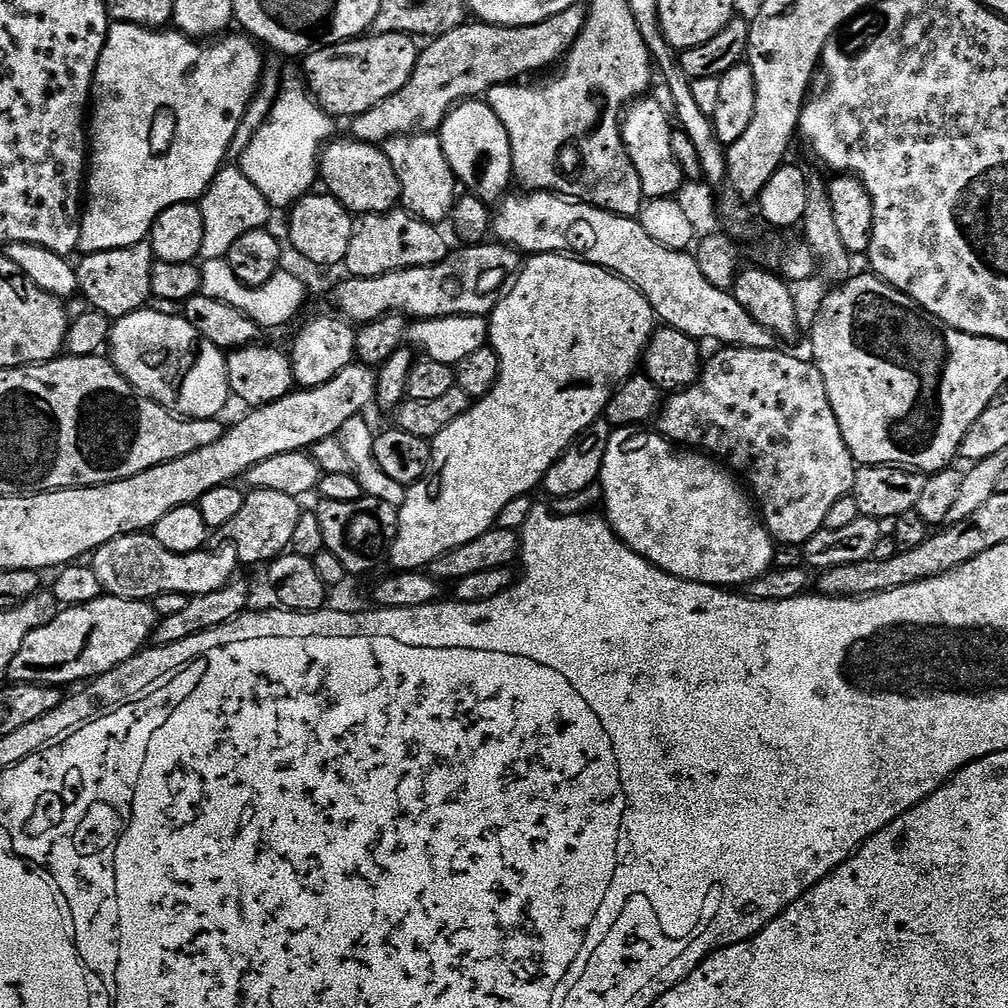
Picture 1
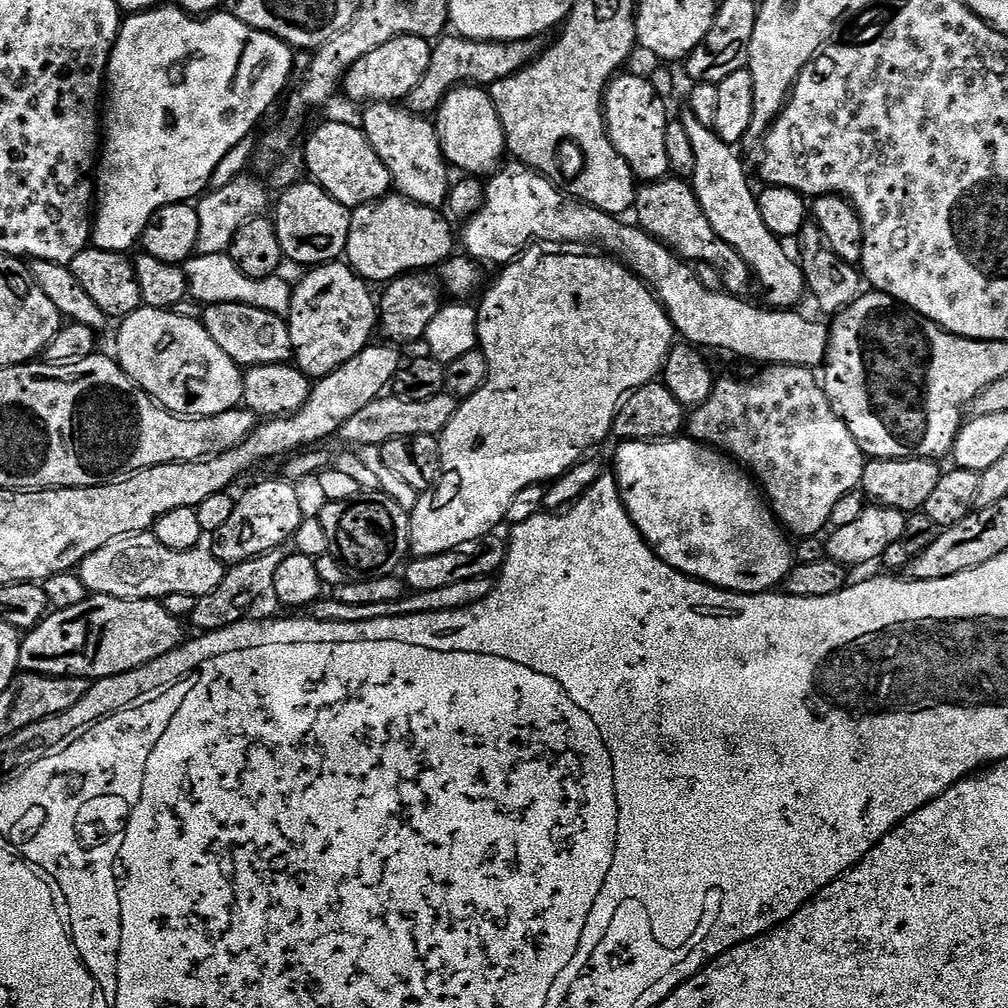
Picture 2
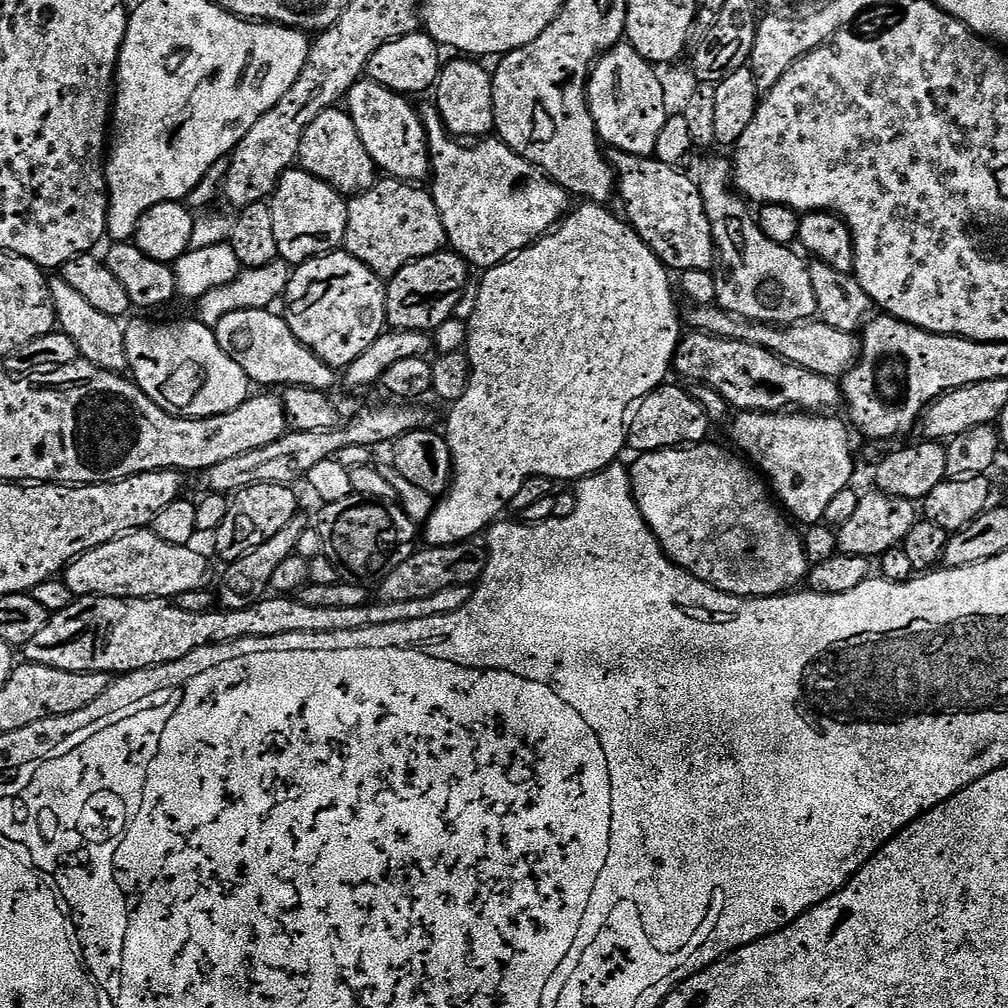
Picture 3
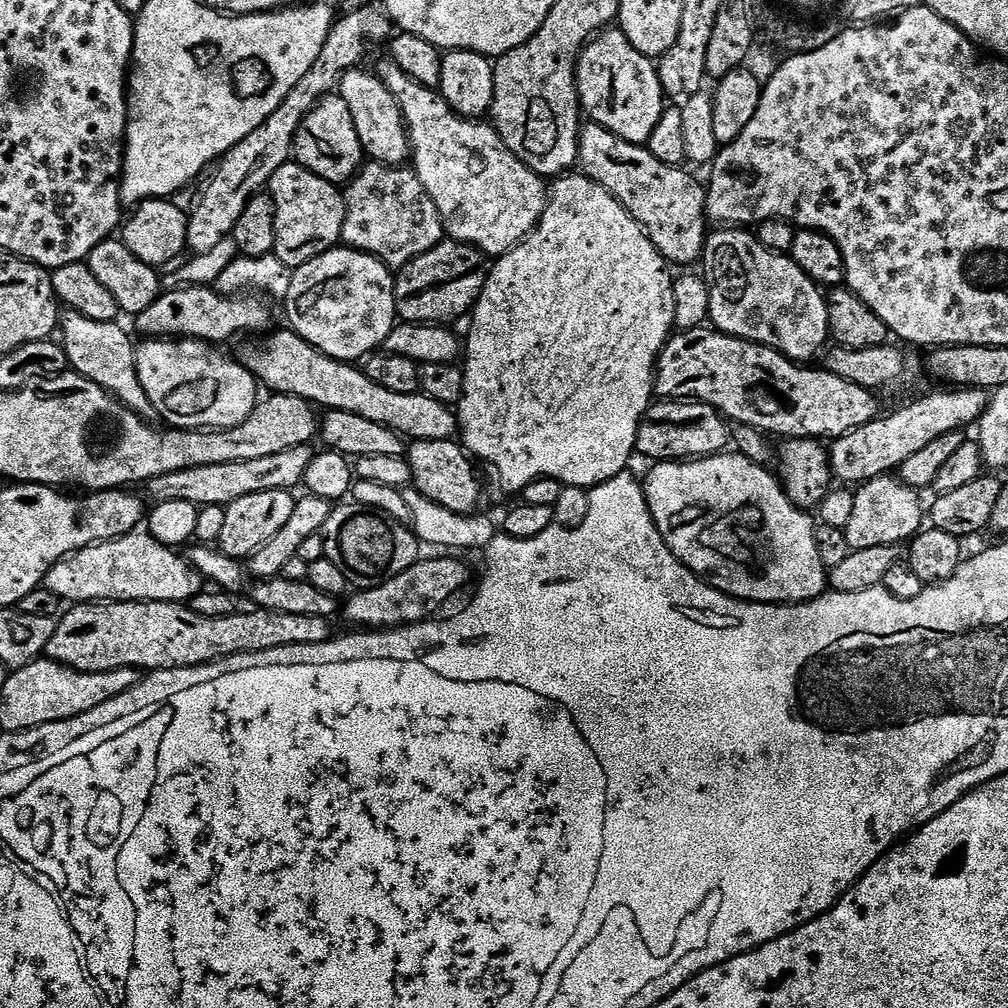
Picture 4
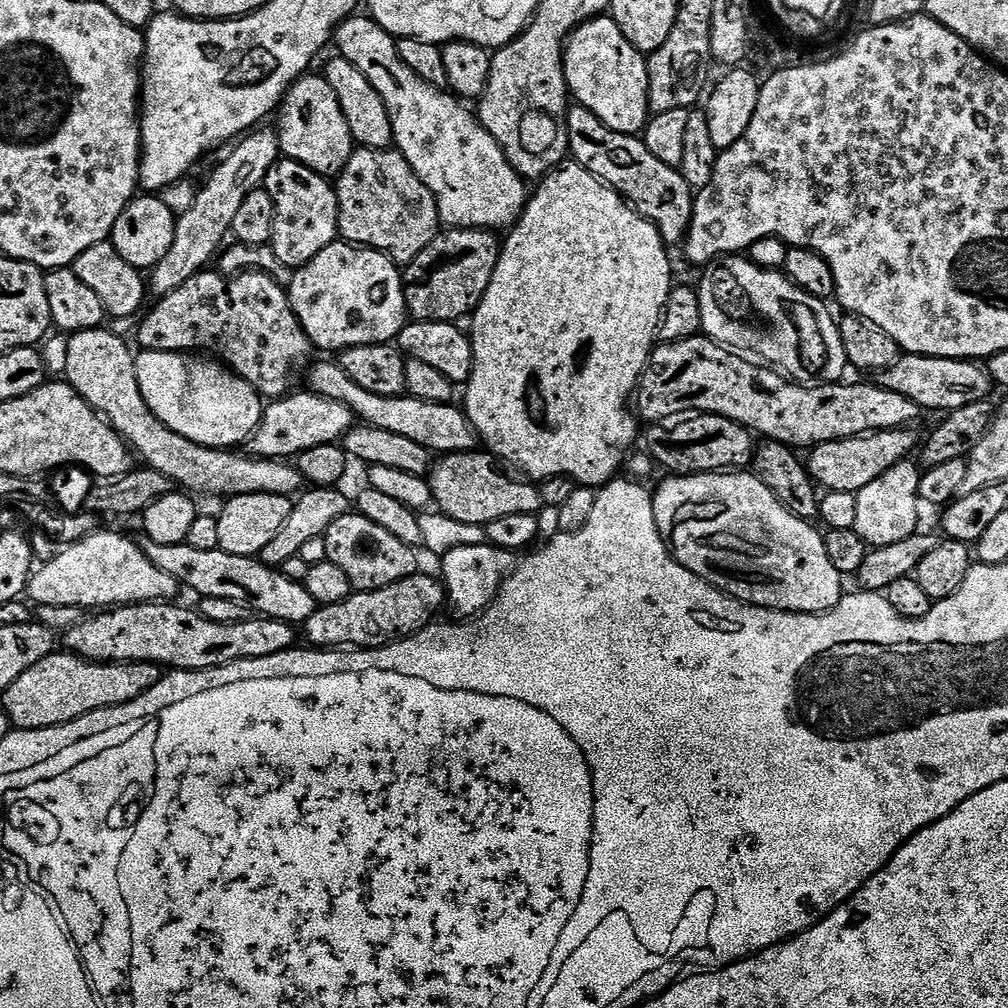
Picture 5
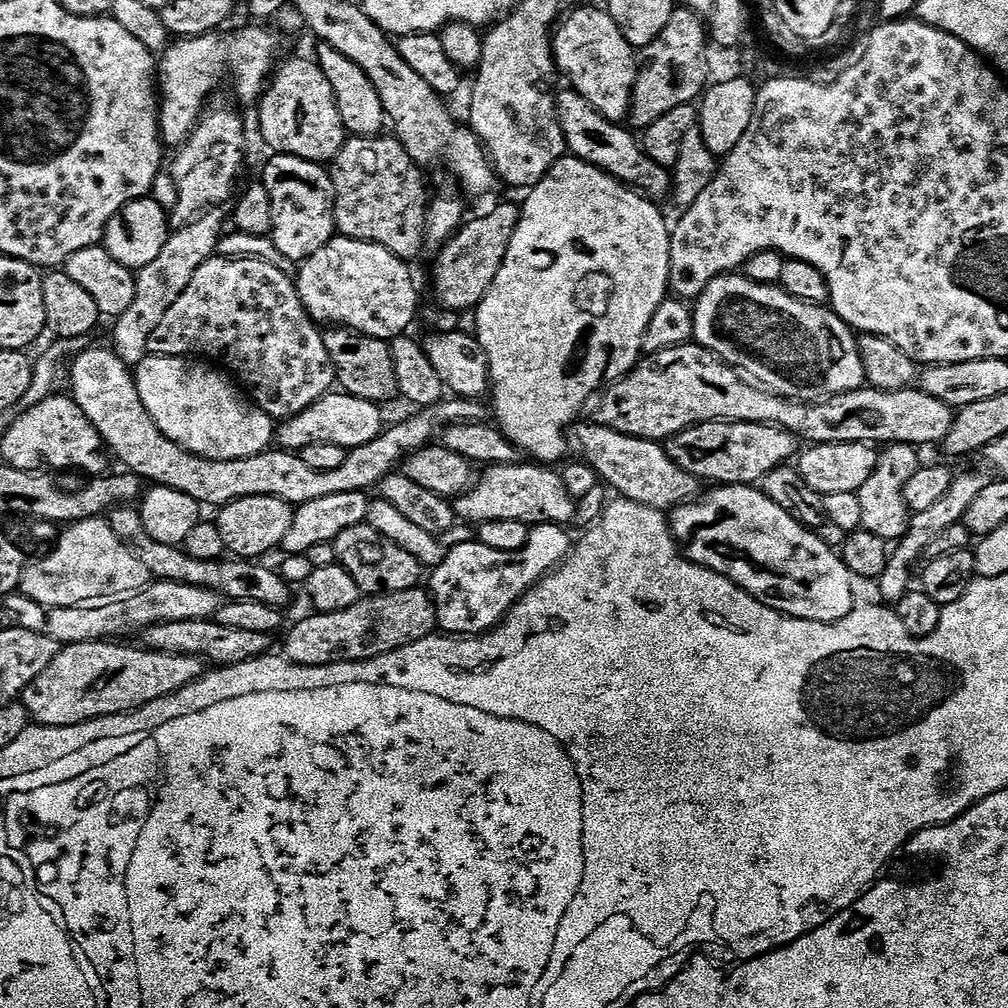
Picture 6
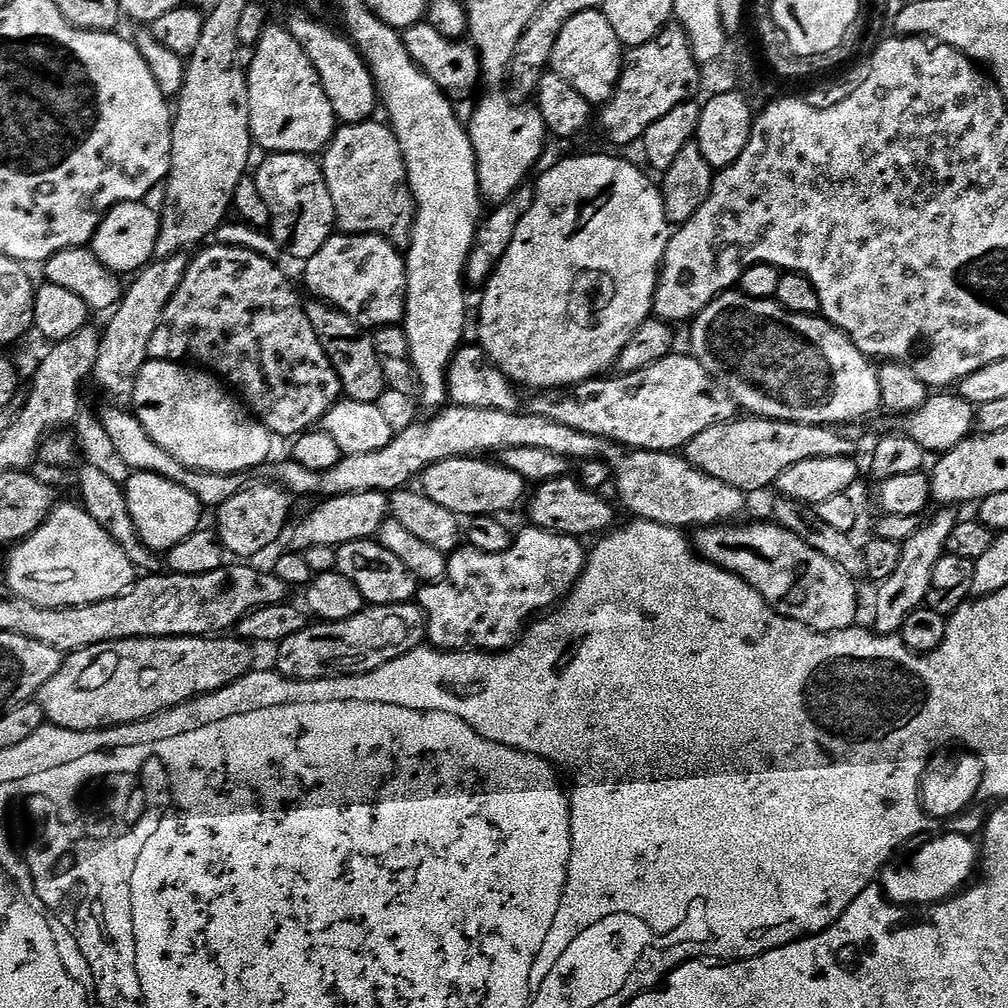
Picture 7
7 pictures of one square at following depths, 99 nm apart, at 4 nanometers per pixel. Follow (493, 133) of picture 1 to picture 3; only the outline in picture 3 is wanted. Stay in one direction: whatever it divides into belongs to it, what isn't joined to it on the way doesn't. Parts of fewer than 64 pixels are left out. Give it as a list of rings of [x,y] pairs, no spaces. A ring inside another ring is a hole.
[[[452,58],[443,65],[440,79],[434,85],[434,107],[449,133],[456,138],[484,138],[495,129],[492,72],[472,58]]]

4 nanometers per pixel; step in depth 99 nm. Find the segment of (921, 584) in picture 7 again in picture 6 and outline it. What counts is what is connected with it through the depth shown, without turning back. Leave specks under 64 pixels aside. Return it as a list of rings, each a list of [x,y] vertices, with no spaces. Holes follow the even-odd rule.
[[[968,472],[965,476],[957,475],[953,479],[950,490],[946,490],[944,497],[935,506],[929,506],[909,519],[908,533],[891,549],[886,570],[882,570],[880,575],[878,587],[880,587],[881,598],[879,597],[879,599],[881,601],[895,602],[910,591],[911,584],[908,583],[911,580],[913,583],[912,567],[915,566],[916,559],[927,553],[930,542],[934,542],[934,538],[938,538],[938,534],[942,534],[942,530],[946,530],[946,526],[954,526],[963,521],[966,510],[970,510],[970,502],[974,502],[974,498],[978,498],[979,492],[989,483],[989,477],[984,477],[980,472]]]

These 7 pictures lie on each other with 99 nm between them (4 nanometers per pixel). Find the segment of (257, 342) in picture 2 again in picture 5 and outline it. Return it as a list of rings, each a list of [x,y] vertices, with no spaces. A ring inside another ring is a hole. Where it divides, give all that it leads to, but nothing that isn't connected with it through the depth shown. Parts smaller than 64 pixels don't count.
[[[339,363],[315,364],[311,365],[307,373],[307,376],[309,375],[307,387],[318,396],[325,396],[334,402],[342,402],[347,408],[352,409],[353,415],[356,415],[363,423],[413,439],[433,454],[468,452],[477,447],[478,438],[475,429],[469,423],[467,413],[461,407],[453,403],[422,402],[407,394],[394,398],[382,398],[378,394],[370,394],[370,390],[362,390],[362,386],[358,386],[356,382],[350,382],[350,378],[340,369]]]

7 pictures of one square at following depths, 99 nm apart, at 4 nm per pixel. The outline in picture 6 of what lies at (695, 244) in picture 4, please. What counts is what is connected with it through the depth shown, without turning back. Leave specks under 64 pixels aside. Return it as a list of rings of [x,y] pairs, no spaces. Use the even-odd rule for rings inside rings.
[[[557,91],[554,96],[556,121],[562,126],[567,151],[587,164],[593,164],[595,168],[609,172],[615,180],[622,181],[629,188],[635,188],[657,202],[663,201],[663,196],[667,197],[672,190],[669,169],[658,166],[658,162],[651,160],[638,143],[637,137],[635,140],[631,136],[633,133],[623,123],[608,120],[602,114],[598,114],[598,110],[594,110],[594,106],[590,106],[590,102],[586,102],[586,98],[582,98],[580,92],[567,91]]]

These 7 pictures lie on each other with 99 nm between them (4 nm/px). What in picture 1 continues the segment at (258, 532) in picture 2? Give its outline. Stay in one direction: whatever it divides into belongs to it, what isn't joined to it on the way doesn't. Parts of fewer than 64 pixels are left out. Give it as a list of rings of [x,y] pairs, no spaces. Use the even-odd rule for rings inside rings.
[[[252,490],[245,495],[242,510],[234,517],[226,529],[226,535],[232,539],[231,551],[236,553],[236,559],[241,565],[261,564],[267,565],[277,556],[287,553],[292,546],[294,529],[298,526],[298,518],[302,511],[301,501],[290,494],[278,494],[275,490]]]

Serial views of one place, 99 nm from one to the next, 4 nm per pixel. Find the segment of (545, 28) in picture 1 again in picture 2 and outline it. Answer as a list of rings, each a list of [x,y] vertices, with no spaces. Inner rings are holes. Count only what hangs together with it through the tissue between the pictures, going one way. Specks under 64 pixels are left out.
[[[445,34],[432,44],[430,70],[414,86],[414,90],[407,98],[406,104],[411,111],[421,114],[435,113],[444,95],[451,88],[458,88],[467,82],[477,86],[491,86],[502,78],[510,78],[515,72],[520,72],[532,63],[542,51],[539,39],[531,40],[471,40],[465,36]]]

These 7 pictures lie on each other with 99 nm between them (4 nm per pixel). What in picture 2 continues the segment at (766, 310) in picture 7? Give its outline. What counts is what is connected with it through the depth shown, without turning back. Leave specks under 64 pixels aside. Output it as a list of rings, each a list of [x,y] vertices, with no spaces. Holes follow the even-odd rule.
[[[684,110],[678,120],[686,126],[686,134],[690,134],[690,146],[694,146],[694,174],[690,183],[710,226],[714,226],[718,238],[725,240],[746,261],[758,288],[760,284],[760,292],[765,300],[763,303],[767,307],[795,309],[799,305],[796,303],[806,296],[803,270],[793,257],[793,261],[788,257],[787,250],[780,245],[783,244],[781,237],[766,230],[757,193],[752,193],[748,185],[748,176],[744,173],[744,164],[736,153],[737,149],[722,142],[722,138],[718,138],[716,131],[709,125],[698,122],[691,110]]]

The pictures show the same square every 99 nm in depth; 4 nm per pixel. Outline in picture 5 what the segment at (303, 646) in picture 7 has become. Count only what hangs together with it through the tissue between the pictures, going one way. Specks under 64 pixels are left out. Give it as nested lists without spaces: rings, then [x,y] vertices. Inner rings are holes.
[[[407,576],[390,586],[365,592],[353,591],[346,602],[321,604],[302,625],[302,636],[316,650],[384,648],[408,636],[416,636],[437,619],[446,604],[444,585],[432,576]]]

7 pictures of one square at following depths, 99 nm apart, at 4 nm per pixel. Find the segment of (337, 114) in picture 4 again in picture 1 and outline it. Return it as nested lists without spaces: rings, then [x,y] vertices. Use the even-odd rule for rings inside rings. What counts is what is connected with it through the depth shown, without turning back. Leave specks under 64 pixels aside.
[[[351,138],[333,139],[319,157],[319,179],[324,180],[327,195],[340,201],[353,214],[390,212],[400,204],[400,183],[390,158],[383,147],[366,144]]]

